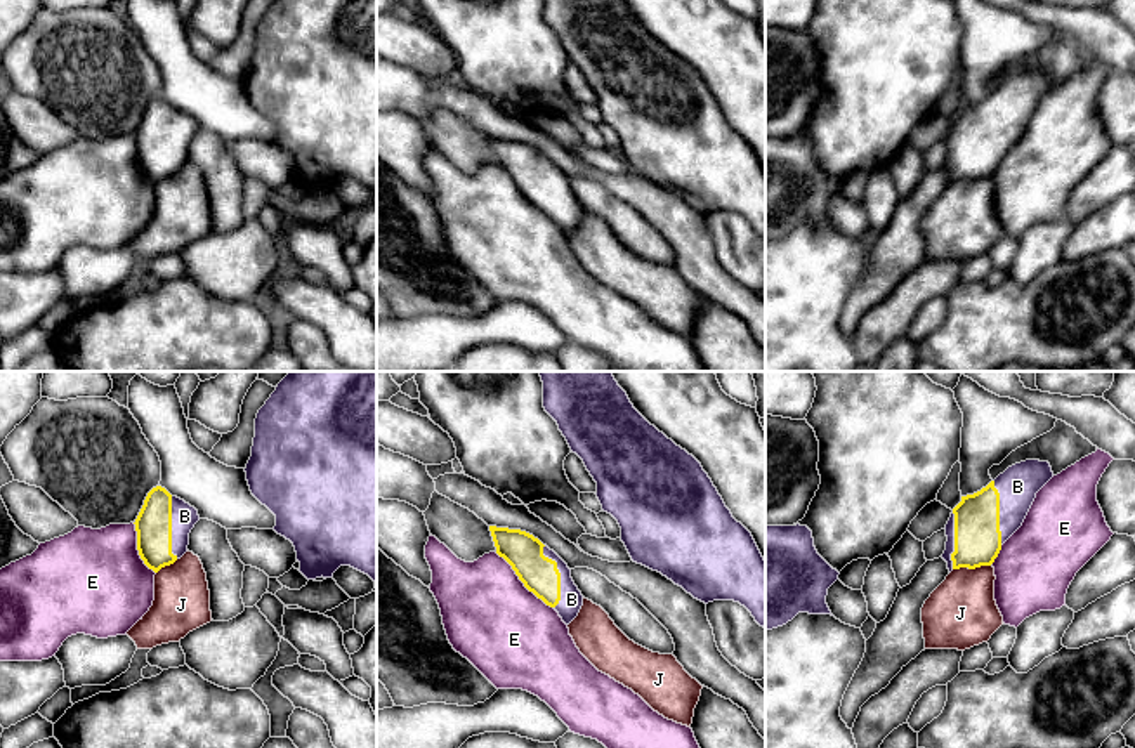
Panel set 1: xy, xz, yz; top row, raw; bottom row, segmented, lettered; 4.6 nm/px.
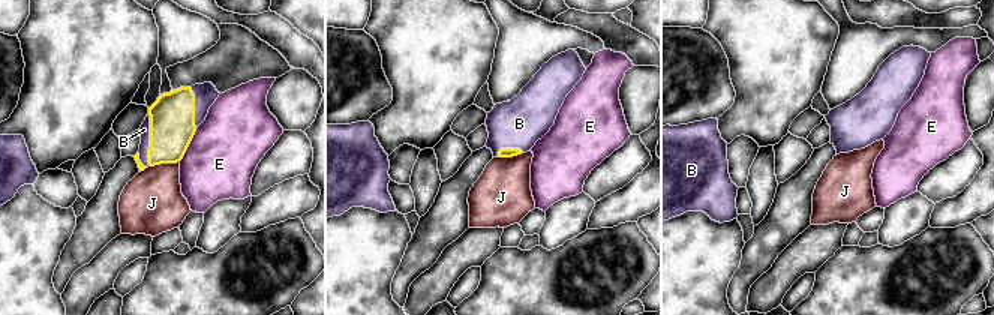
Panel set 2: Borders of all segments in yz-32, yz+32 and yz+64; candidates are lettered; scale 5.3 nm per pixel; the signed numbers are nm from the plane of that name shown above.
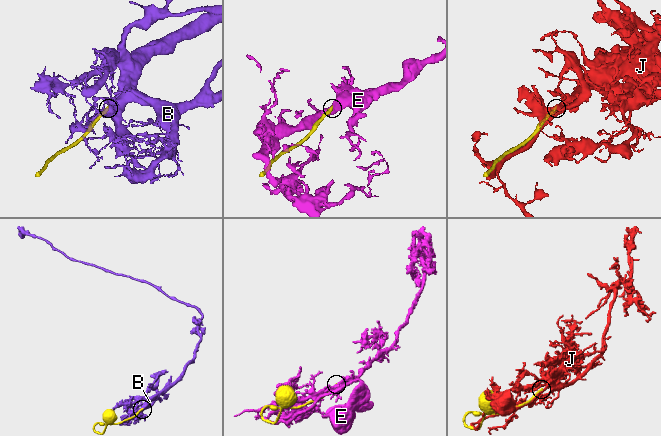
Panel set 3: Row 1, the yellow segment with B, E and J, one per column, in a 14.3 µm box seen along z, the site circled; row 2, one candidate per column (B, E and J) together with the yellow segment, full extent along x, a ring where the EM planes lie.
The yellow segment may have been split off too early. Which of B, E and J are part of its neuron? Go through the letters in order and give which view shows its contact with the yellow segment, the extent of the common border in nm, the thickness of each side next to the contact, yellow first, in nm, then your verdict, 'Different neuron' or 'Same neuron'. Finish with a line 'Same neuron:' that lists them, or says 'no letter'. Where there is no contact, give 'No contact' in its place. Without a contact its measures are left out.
B: Touches yellow in xz. Shared border 300 nm. Thickness 170 nm (yellow) against 110 nm. Same neuron
E: Touches yellow in xz. Shared border 380 nm. Thickness 170 nm (yellow) against 440 nm. Different neuron
J: Touches yellow in yz. Shared border 190 nm. Thickness 220 nm (yellow) against 320 nm. Different neuron
Same neuron: B

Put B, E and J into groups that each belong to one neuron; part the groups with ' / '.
B / E / J

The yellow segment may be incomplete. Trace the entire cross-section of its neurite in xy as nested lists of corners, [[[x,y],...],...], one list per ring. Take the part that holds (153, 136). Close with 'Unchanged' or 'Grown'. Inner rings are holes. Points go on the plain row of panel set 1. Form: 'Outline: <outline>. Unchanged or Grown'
Outline: [[[161,97],[153,99],[134,134],[144,175],[158,184],[180,170],[187,163],[189,144],[198,132],[194,118]]]. Grown

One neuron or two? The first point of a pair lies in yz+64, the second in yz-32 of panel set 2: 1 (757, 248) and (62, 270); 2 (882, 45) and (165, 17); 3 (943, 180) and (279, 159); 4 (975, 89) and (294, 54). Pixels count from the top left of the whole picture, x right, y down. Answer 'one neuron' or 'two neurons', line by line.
1: one neuron
2: one neuron
3: one neuron
4: two neurons

